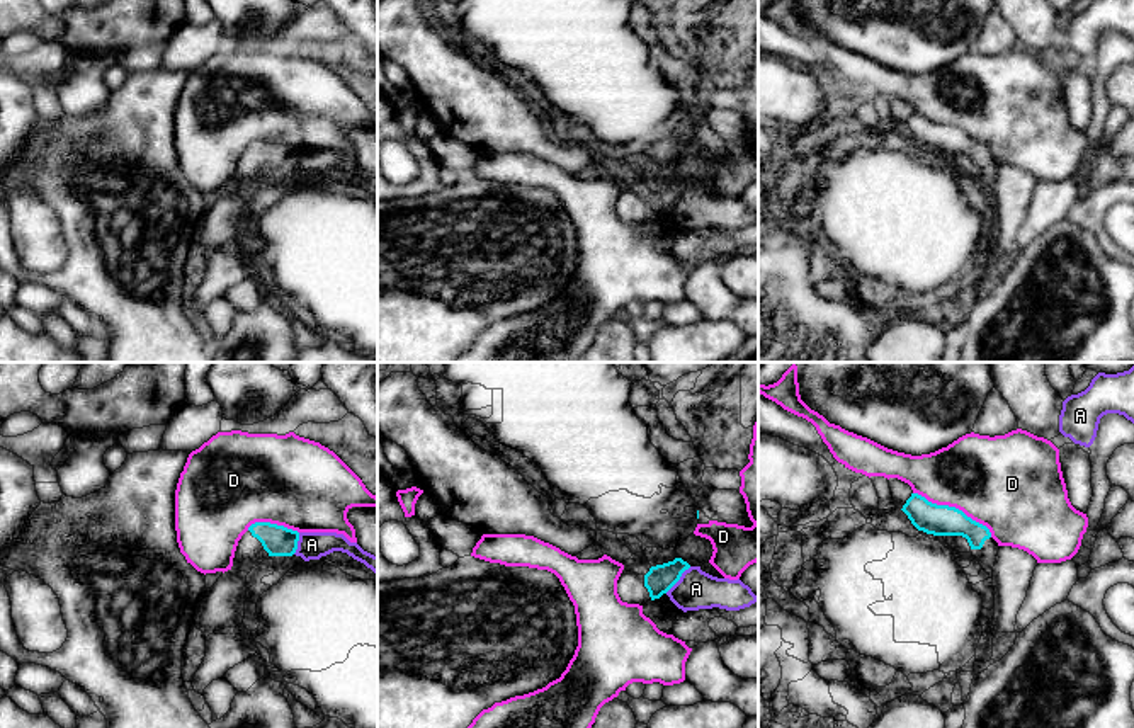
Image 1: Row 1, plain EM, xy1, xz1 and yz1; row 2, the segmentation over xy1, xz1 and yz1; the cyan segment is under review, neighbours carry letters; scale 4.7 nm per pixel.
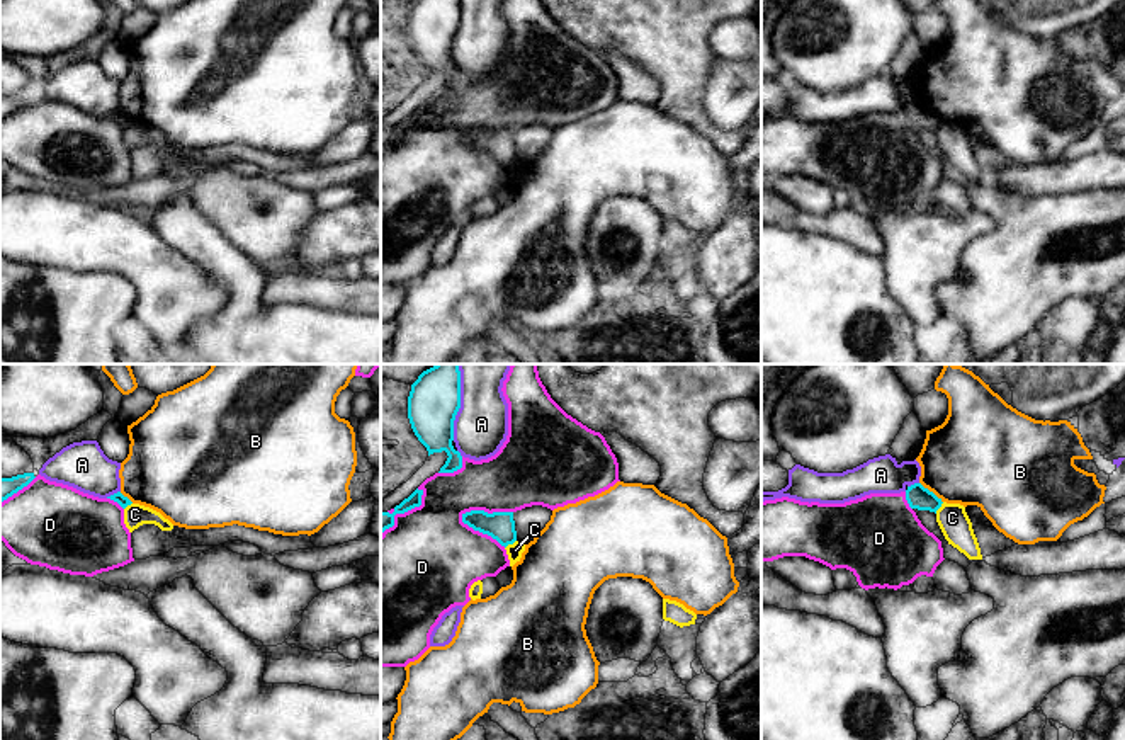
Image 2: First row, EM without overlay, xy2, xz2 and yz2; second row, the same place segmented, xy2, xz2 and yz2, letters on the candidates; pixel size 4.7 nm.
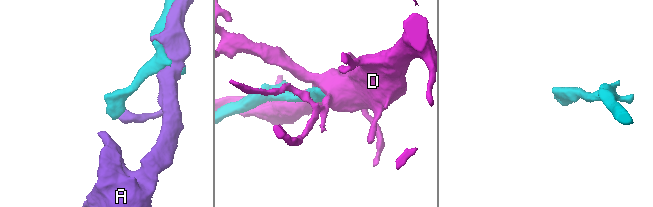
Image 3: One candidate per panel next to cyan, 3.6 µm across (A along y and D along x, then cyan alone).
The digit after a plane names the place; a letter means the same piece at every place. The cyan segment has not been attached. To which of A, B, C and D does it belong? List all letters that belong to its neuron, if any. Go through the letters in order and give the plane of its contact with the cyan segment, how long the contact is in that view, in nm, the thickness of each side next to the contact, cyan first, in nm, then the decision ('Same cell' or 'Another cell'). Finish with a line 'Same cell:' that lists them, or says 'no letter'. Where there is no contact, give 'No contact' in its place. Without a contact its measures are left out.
A: Touches cyan in xz2. Shared border 280 nm. Thickness 240 nm (cyan) against 260 nm. Another cell
B: Touches cyan in yz2. Shared border 150 nm. Thickness 110 nm (cyan) against 440 nm. Another cell
C: Touches cyan in xz2. Shared border 70 nm. Thickness 140 nm (cyan) against 70 nm. Another cell
D: Touches cyan in xz2. Shared border 260 nm. Thickness 140 nm (cyan) against 420 nm. Another cell
Same cell: no letter

